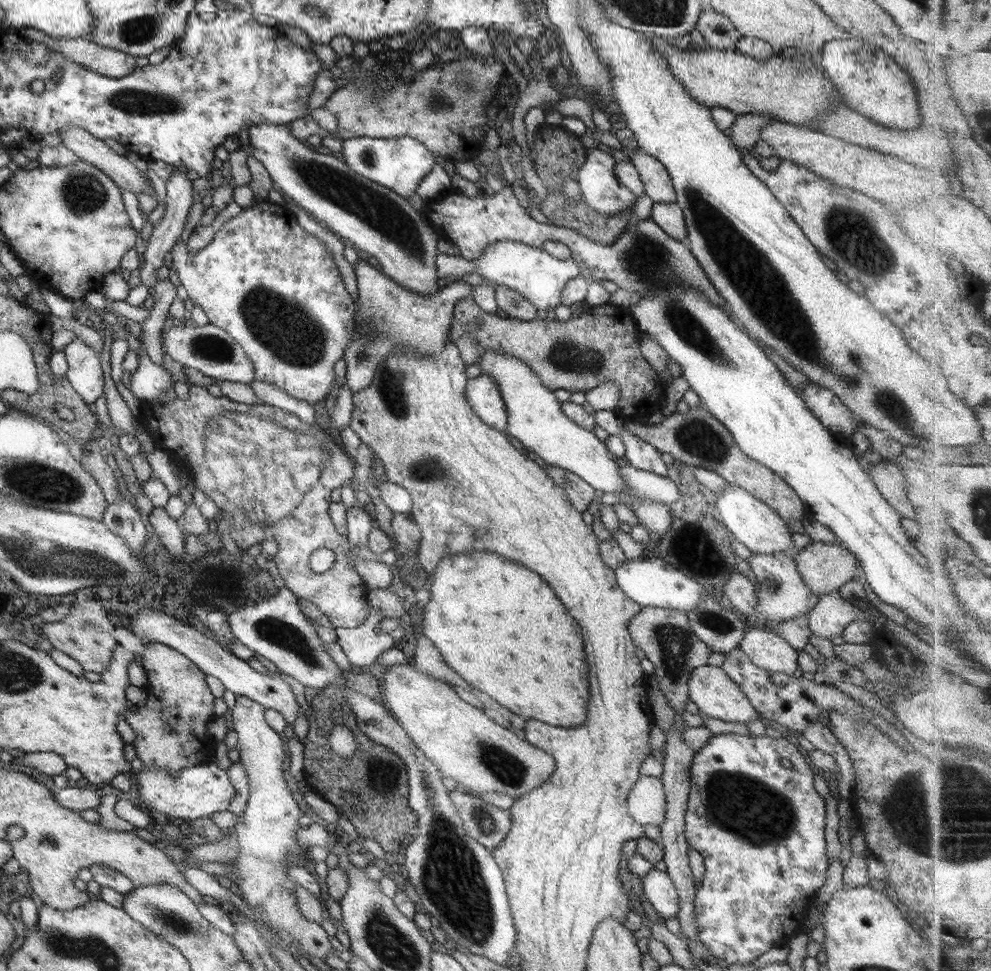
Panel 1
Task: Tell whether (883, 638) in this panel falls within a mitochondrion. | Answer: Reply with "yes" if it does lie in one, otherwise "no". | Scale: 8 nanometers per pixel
no

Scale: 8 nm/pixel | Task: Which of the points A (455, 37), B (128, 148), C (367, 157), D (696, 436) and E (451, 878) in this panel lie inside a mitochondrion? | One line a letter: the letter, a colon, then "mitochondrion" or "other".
A: other
B: other
C: mitochondrion
D: mitochondrion
E: mitochondrion

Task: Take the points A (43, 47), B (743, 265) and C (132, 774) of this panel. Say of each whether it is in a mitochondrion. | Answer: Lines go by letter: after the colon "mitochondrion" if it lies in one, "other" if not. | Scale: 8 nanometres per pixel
A: other
B: mitochondrion
C: other

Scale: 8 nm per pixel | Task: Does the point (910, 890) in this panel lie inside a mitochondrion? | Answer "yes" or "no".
no

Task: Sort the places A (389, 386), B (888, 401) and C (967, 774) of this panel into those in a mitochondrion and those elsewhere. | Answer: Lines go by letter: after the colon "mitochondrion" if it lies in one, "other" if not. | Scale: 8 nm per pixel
A: mitochondrion
B: mitochondrion
C: mitochondrion

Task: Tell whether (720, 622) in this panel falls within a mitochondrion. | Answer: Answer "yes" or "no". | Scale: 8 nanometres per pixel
yes

